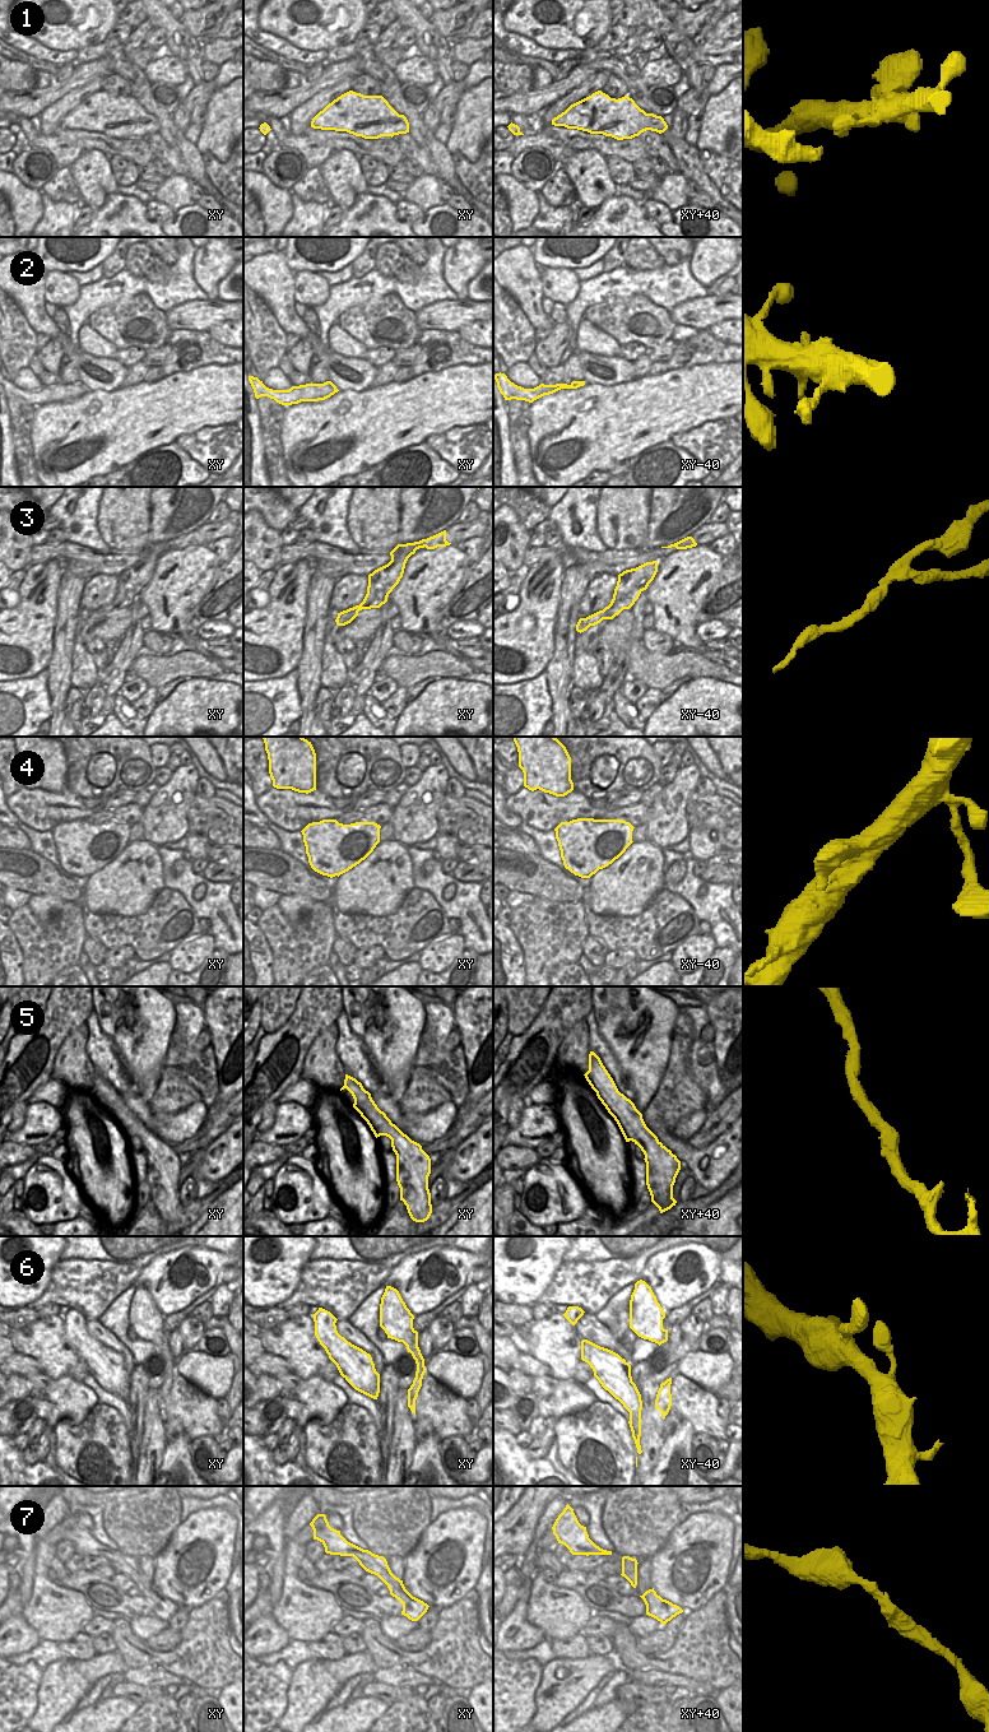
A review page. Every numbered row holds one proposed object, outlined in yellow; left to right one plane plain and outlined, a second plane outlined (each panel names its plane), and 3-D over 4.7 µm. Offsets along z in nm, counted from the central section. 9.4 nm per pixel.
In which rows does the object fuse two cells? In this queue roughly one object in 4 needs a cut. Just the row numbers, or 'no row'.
3

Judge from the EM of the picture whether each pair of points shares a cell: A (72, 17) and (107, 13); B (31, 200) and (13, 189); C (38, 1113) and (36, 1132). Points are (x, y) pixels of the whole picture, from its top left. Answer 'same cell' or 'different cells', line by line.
A: same cell
B: same cell
C: same cell

